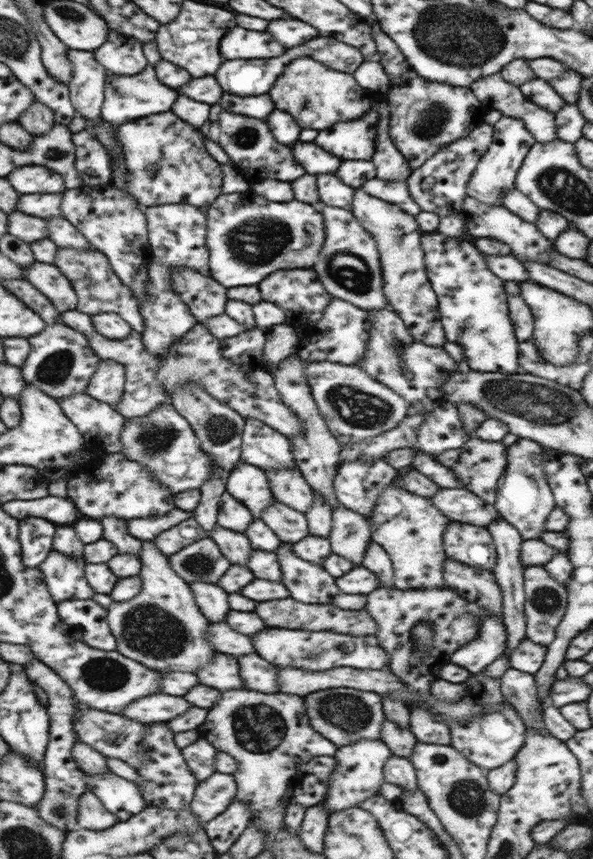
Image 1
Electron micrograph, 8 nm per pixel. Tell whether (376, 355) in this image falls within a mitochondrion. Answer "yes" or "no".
yes

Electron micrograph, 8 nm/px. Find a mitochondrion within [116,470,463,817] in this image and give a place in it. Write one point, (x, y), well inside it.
(150, 629)

